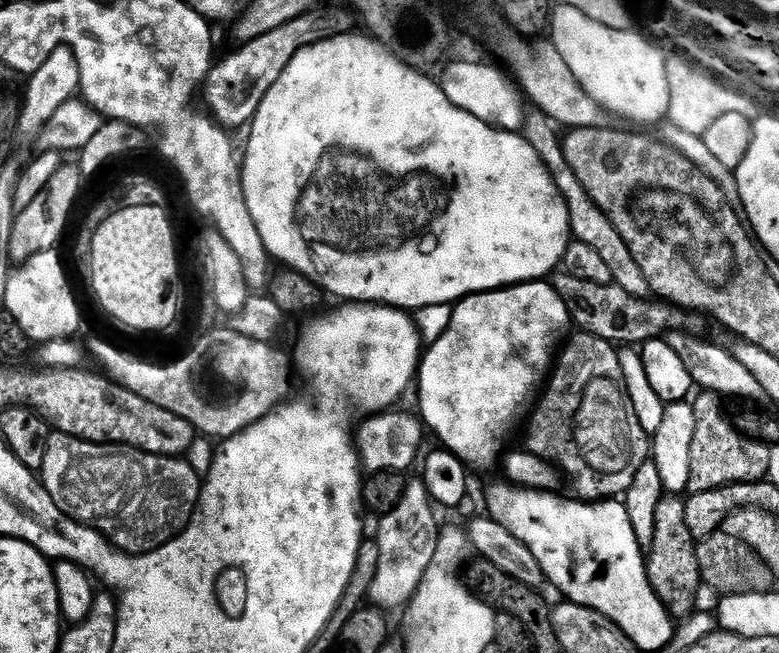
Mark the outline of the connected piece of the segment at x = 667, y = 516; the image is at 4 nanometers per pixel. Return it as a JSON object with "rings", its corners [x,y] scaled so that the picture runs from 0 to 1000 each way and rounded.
{"rings":[[[854,758],[842,784],[842,812],[834,838],[832,882],[836,885],[837,900],[846,910],[847,919],[864,945],[883,946],[892,936],[893,911],[902,893],[902,882],[897,847],[884,818],[883,801],[879,798],[881,769],[875,766],[870,769],[870,766],[869,758]]]}

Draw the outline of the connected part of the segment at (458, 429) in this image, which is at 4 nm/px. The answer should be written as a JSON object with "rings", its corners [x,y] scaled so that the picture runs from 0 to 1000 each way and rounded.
{"rings":[[[698,429],[639,441],[635,447],[611,447],[589,461],[583,476],[585,479],[582,481],[575,504],[565,515],[566,524],[570,525],[565,539],[546,538],[542,545],[542,576],[549,580],[539,600],[540,609],[544,611],[544,631],[556,637],[561,652],[570,660],[571,688],[589,689],[594,703],[601,708],[607,704],[611,711],[632,711],[638,703],[638,709],[644,698],[642,685],[661,658],[678,611],[683,605],[687,608],[694,593],[693,557],[683,551],[678,539],[691,538],[693,525],[698,521],[698,508],[707,505],[712,490],[728,492],[732,479],[712,440]]]}

